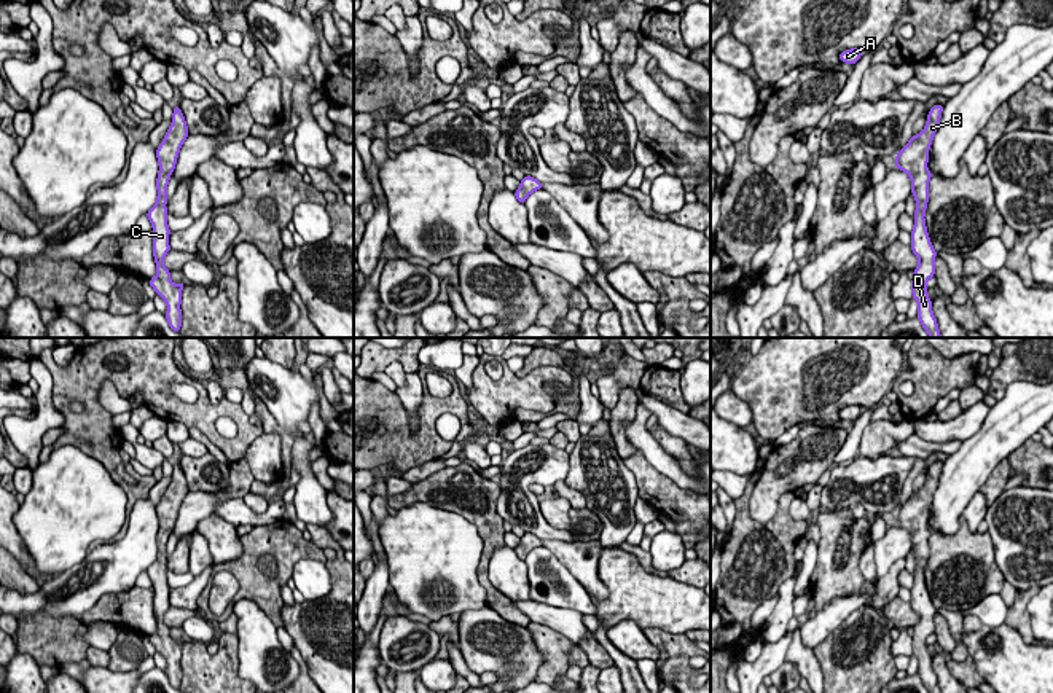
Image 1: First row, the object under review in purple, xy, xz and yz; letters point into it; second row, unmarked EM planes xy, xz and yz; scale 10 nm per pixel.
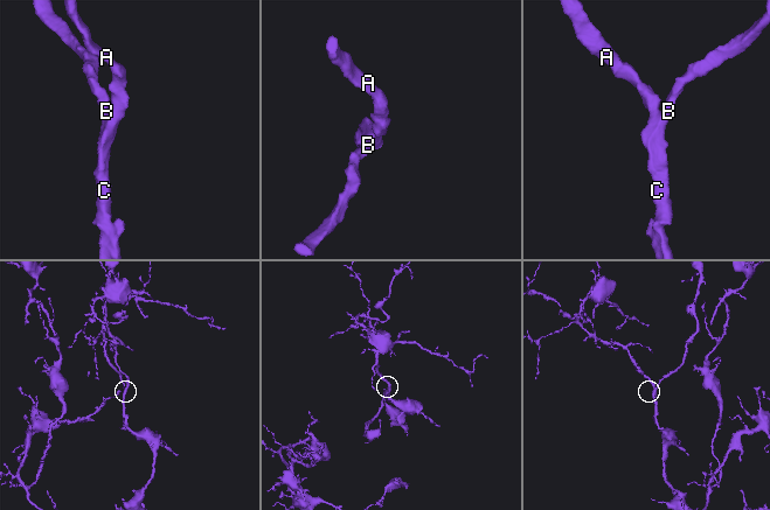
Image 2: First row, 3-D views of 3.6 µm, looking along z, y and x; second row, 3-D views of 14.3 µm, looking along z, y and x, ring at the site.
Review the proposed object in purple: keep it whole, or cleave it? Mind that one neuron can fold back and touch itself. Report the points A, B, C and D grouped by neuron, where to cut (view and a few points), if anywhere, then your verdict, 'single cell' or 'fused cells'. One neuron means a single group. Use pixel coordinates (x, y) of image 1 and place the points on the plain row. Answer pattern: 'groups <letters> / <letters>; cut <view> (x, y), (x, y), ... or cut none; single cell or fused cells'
groups A B C D; cut none; single cell

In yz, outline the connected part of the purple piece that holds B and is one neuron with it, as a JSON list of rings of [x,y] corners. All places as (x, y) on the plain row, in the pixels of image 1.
[[[934,462],[927,472],[924,486],[918,492],[911,492],[910,499],[894,515],[895,523],[910,532],[913,543],[911,550],[916,556],[914,583],[910,602],[919,620],[913,628],[911,650],[919,663],[918,675],[929,693],[941,693],[926,644],[927,637],[935,632],[934,617],[937,609],[932,604],[924,577],[929,559],[929,537],[932,534],[932,529],[927,526],[929,505],[932,502],[934,491],[938,486],[941,468],[943,462]]]

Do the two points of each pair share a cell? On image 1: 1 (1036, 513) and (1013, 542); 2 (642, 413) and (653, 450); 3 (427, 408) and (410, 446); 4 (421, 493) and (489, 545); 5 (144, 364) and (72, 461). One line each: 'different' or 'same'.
1: same
2: same
3: same
4: same
5: different

